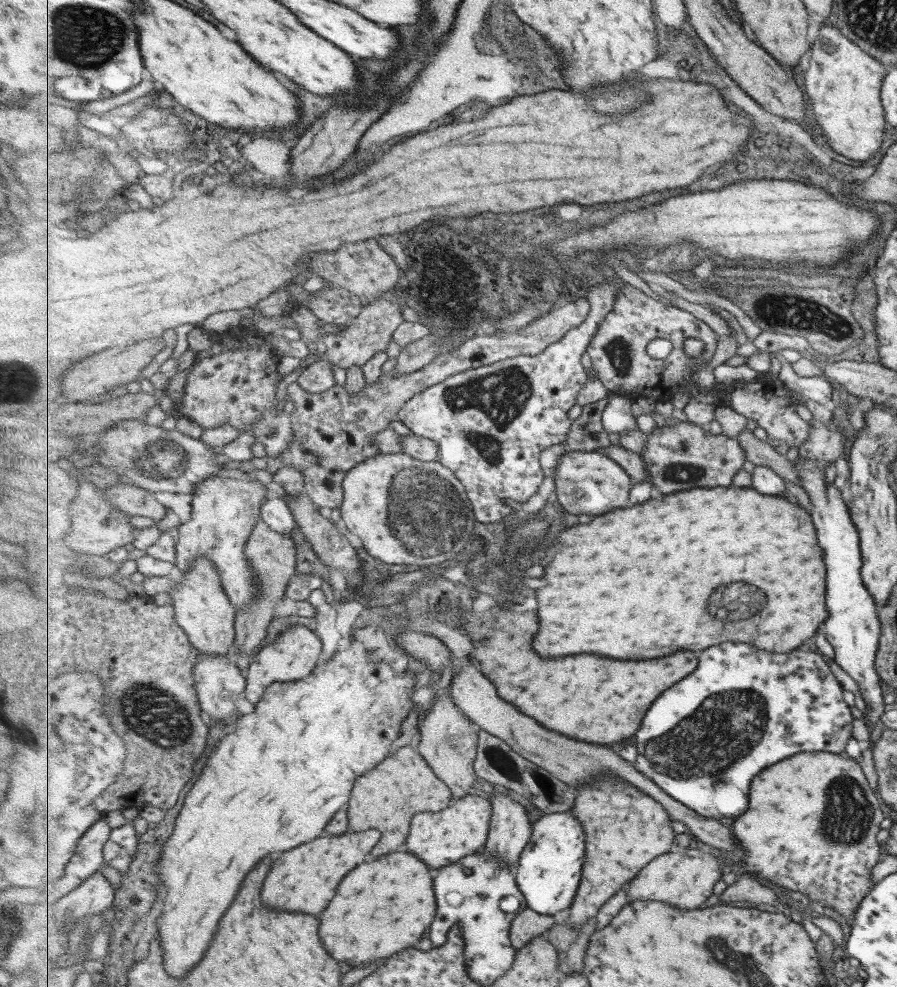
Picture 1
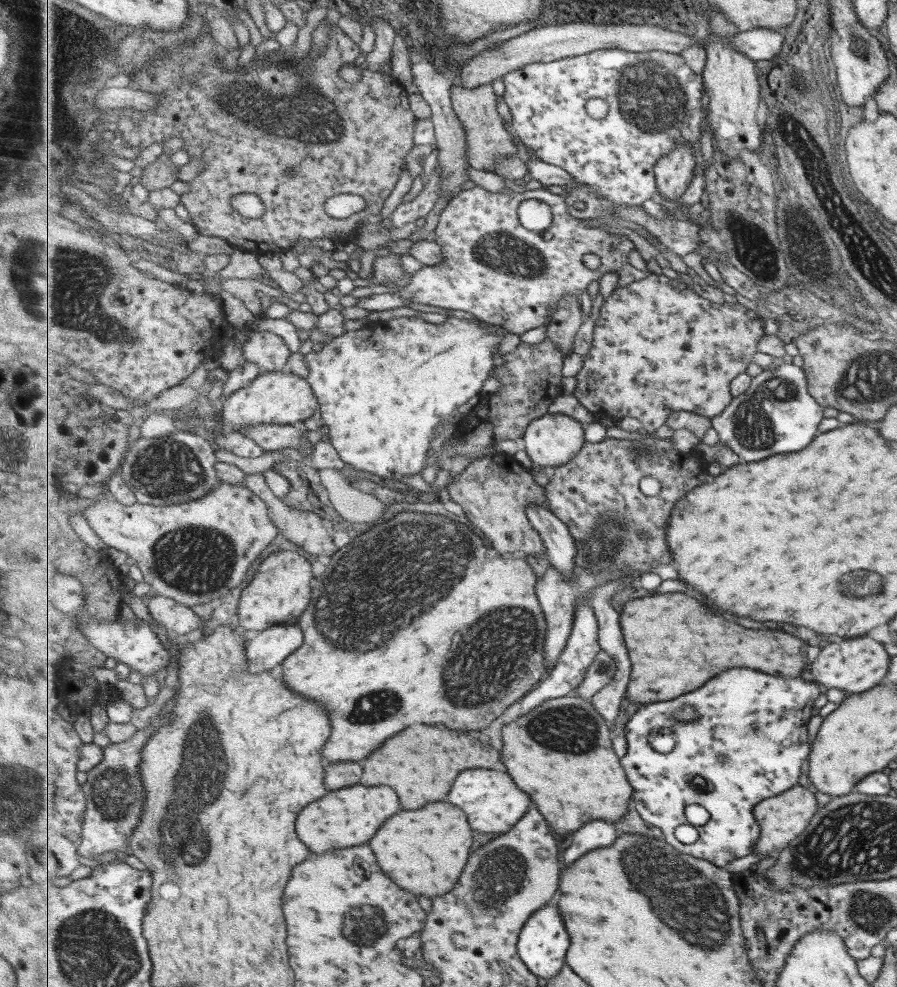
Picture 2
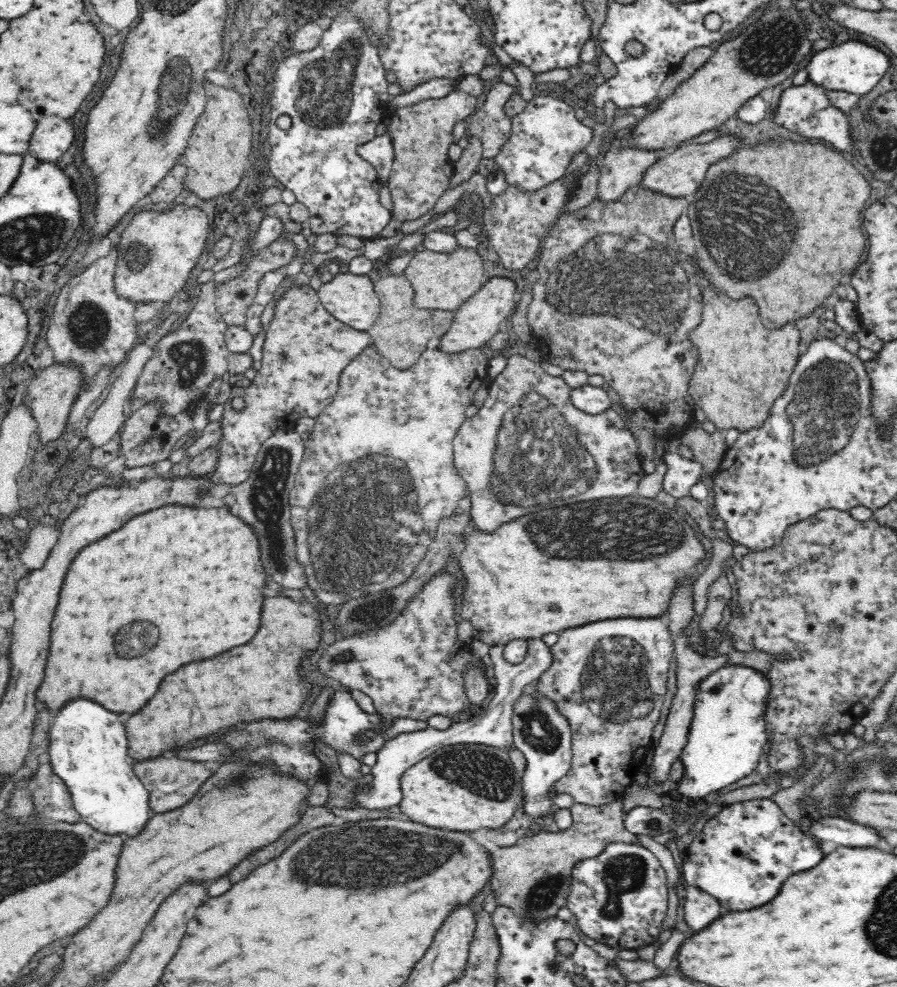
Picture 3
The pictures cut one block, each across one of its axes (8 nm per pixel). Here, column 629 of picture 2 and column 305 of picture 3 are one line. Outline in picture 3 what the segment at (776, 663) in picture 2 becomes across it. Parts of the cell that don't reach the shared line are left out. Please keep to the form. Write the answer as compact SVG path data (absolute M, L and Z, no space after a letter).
M284 596L264 598L260 628L248 644L240 648L232 648L222 656L214 656L210 660L202 660L178 668L178 672L162 680L156 696L146 704L146 708L140 710L140 714L130 715L130 718L123 722L129 756L138 763L148 761L159 757L164 750L172 753L172 748L175 746L184 746L187 742L200 740L204 736L222 732L238 724L248 724L264 718L289 719L296 716L312 688L310 683L300 680L298 664L306 654L306 650L314 650L318 646L320 632L322 632L320 630L322 618L318 616L317 608L305 600L293 601Z

